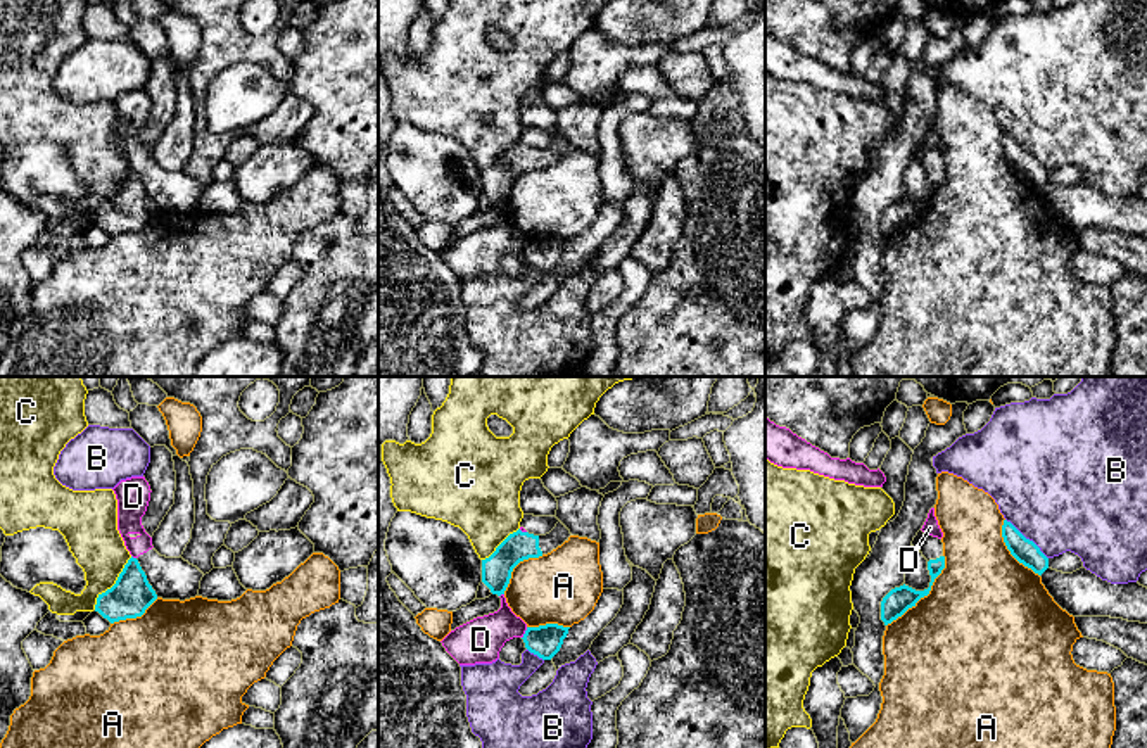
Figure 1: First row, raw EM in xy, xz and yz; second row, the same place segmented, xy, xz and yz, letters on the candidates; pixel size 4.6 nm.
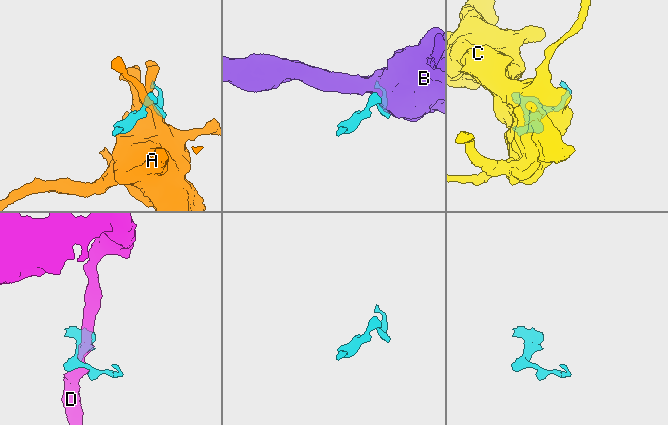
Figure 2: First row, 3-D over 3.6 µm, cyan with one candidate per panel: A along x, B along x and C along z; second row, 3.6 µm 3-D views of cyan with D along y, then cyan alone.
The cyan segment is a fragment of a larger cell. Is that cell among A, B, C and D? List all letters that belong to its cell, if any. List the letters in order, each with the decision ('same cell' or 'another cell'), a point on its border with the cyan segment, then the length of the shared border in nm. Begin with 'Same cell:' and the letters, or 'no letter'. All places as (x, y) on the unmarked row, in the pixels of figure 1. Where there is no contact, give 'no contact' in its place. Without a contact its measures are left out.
Same cell: no letter
A: another cell; meets cyan in yz at (926, 208); contact 420 nm long
B: another cell; meets cyan in yz at (1028, 152); contact 280 nm long
C: another cell; meets cyan in xy at (114, 197); contact 300 nm long
D: another cell; meets cyan in xz at (525, 246); contact 60 nm long

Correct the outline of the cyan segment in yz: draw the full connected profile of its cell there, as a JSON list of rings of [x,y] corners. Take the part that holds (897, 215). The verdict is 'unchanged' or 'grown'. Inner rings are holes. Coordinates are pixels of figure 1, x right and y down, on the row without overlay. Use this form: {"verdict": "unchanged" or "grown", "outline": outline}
{"verdict": "grown", "outline": [[[919,143],[912,154],[912,159],[917,161],[928,173],[928,183],[931,188],[929,200],[924,204],[916,204],[903,197],[900,200],[891,202],[881,214],[881,233],[884,235],[884,238],[902,230],[909,221],[916,219],[921,211],[928,209],[935,192],[945,181],[941,152]]]}

